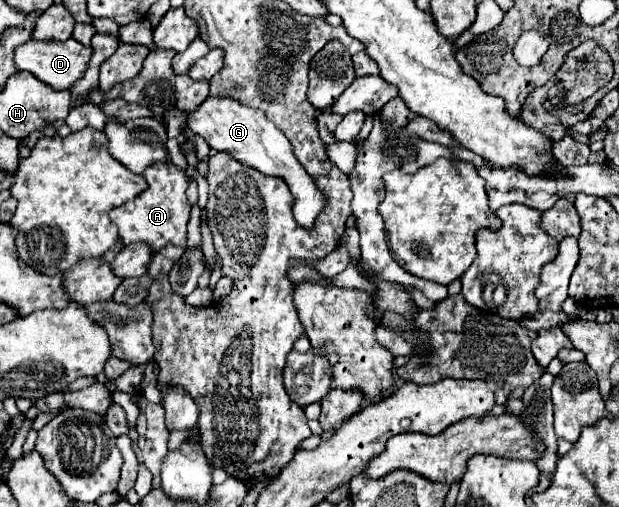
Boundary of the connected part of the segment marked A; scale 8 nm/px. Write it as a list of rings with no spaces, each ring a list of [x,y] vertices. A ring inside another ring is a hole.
[[[168,161],[156,163],[156,167],[148,167],[148,171],[144,171],[144,179],[148,181],[148,189],[144,193],[110,211],[110,219],[118,225],[124,245],[146,241],[154,251],[160,251],[168,243],[186,247],[186,225],[190,219],[190,205],[186,199],[186,173]]]

